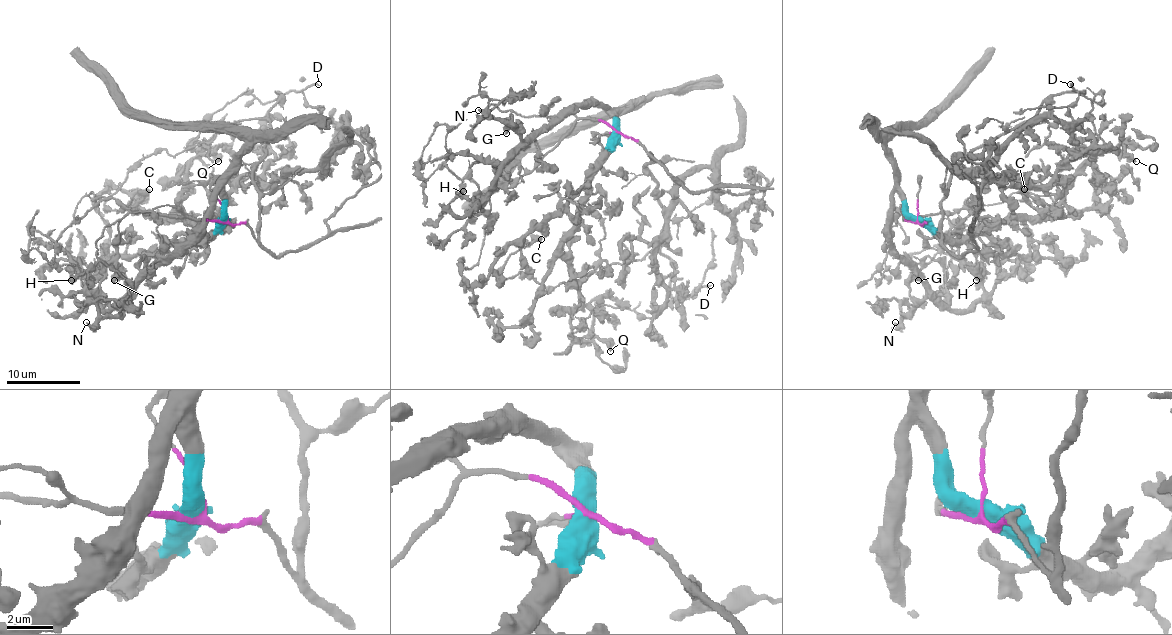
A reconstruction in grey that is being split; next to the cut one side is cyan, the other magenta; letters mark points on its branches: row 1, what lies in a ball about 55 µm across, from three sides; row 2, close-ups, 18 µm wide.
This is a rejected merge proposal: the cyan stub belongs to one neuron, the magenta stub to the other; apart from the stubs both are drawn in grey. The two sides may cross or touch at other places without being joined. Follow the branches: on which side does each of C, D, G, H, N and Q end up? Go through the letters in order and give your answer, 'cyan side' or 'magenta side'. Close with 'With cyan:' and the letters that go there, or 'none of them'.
C: magenta side
D: magenta side
G: cyan side
H: cyan side
N: cyan side
Q: cyan side
With cyan: G, H, N, Q

